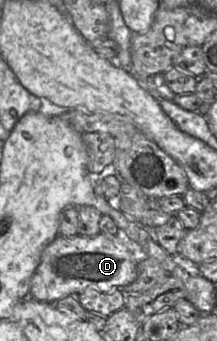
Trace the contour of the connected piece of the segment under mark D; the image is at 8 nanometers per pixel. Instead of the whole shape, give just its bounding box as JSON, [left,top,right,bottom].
[30,233,144,303]

